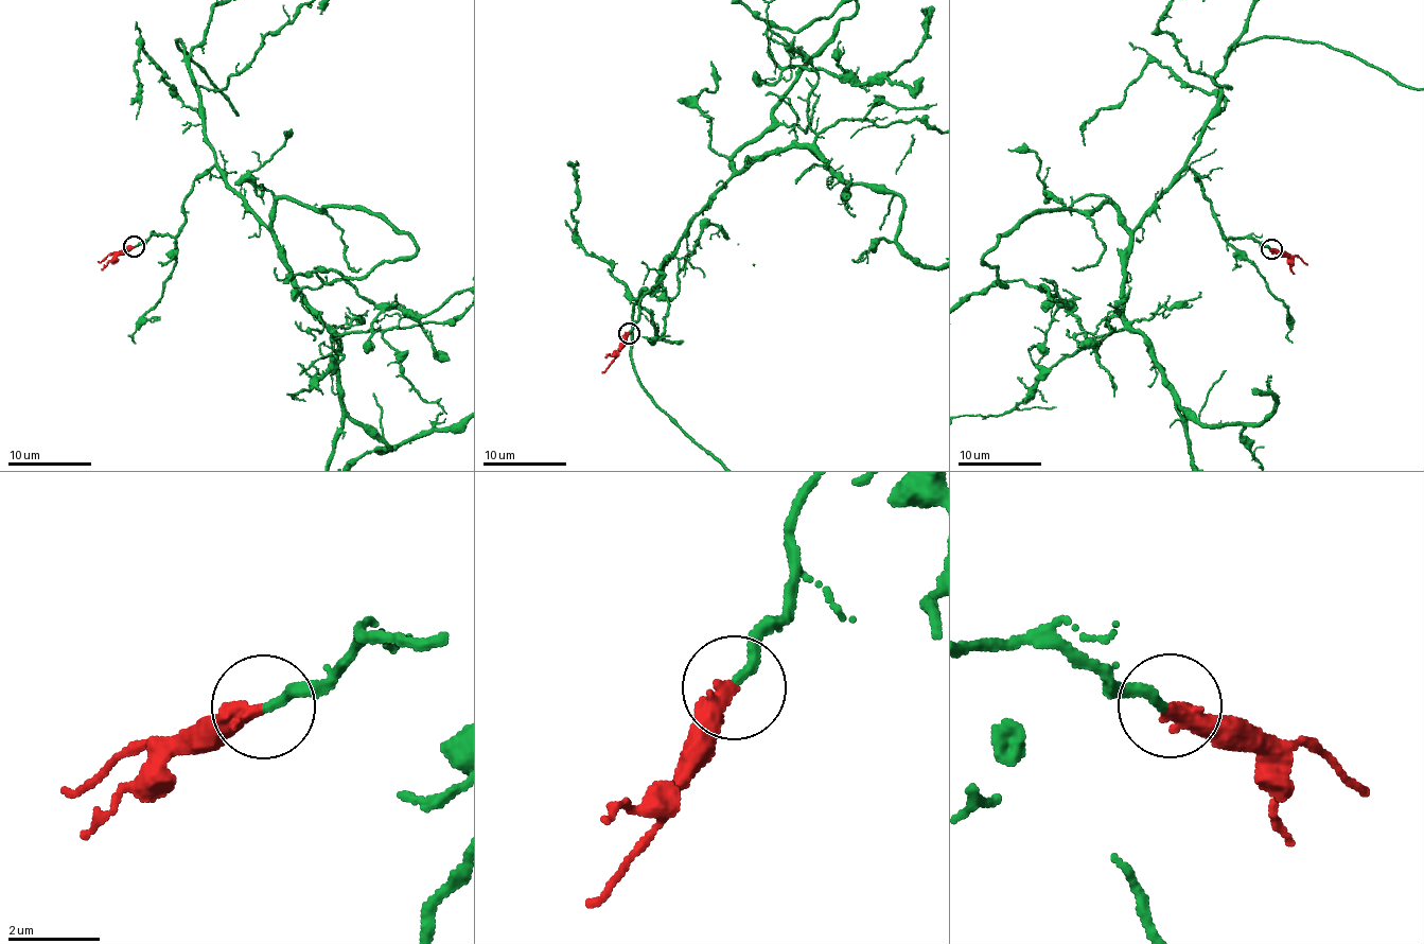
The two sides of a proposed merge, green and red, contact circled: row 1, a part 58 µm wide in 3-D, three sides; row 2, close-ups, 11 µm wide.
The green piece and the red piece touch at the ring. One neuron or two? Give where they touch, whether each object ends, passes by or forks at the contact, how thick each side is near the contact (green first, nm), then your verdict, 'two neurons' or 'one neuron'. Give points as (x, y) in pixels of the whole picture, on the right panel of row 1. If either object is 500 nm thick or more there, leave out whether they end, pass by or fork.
place (1271, 248); green ends; red ends; calibres 220 and 400 nm; two neurons

